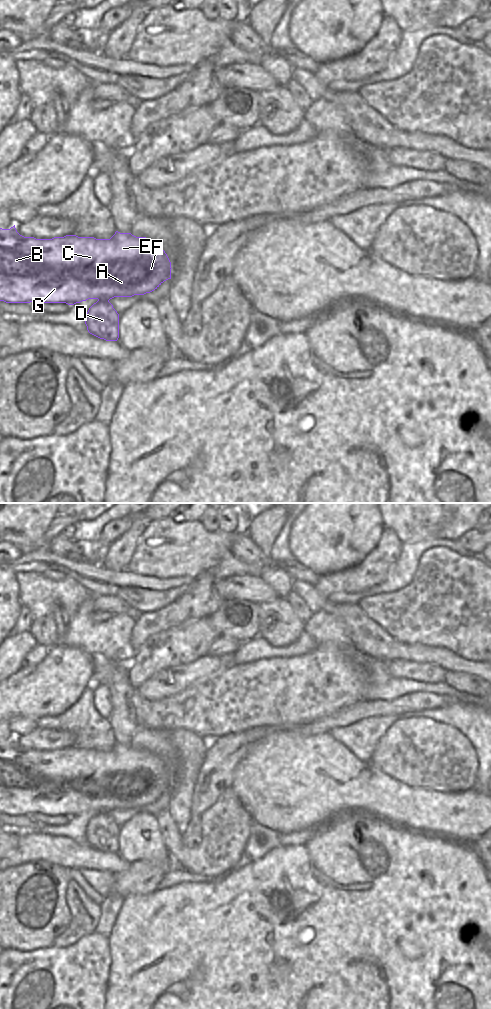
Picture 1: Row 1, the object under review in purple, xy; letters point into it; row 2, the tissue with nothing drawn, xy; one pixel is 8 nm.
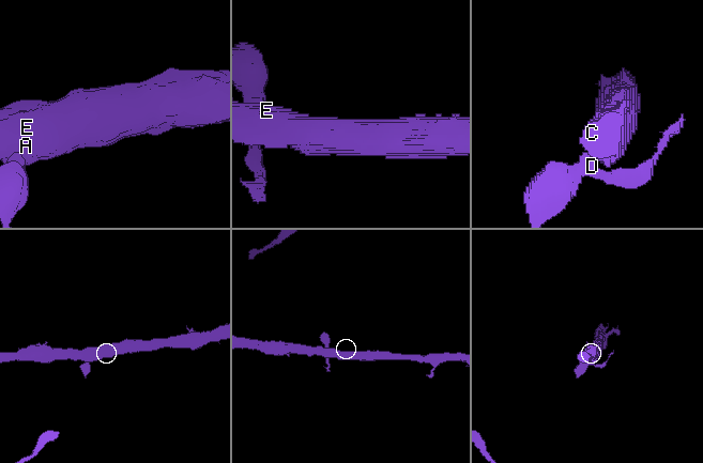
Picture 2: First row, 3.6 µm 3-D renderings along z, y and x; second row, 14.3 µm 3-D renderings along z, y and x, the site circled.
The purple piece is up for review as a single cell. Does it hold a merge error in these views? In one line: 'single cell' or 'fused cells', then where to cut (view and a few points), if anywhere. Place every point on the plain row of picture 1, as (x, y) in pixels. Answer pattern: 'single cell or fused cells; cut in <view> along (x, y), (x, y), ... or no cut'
fused cells; cut in xy along (98, 811), (108, 813)

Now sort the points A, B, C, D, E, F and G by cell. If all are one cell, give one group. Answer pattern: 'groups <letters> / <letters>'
groups A B C E F G / D

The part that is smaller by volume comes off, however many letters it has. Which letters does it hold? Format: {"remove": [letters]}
{"remove": ["D"]}

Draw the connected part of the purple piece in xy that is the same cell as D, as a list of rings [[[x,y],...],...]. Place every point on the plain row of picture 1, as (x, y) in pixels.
[[[99,811],[88,822],[85,836],[90,846],[106,853],[117,853],[119,850],[119,826],[113,817]]]

